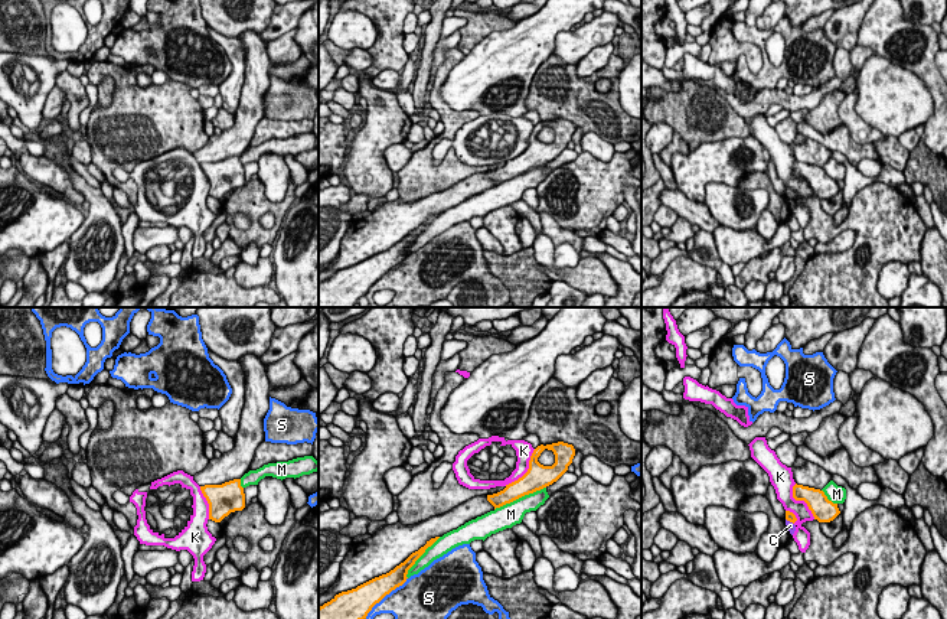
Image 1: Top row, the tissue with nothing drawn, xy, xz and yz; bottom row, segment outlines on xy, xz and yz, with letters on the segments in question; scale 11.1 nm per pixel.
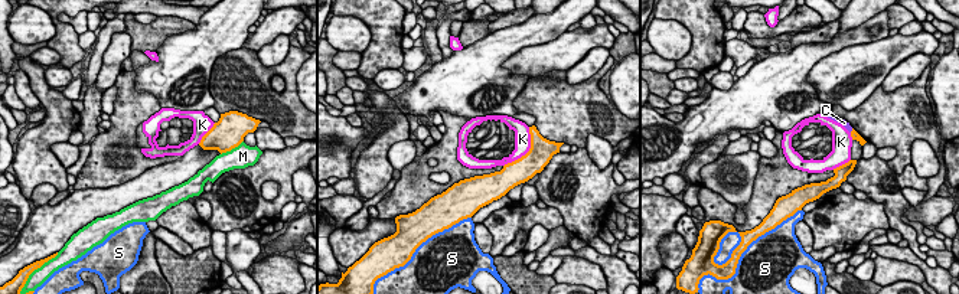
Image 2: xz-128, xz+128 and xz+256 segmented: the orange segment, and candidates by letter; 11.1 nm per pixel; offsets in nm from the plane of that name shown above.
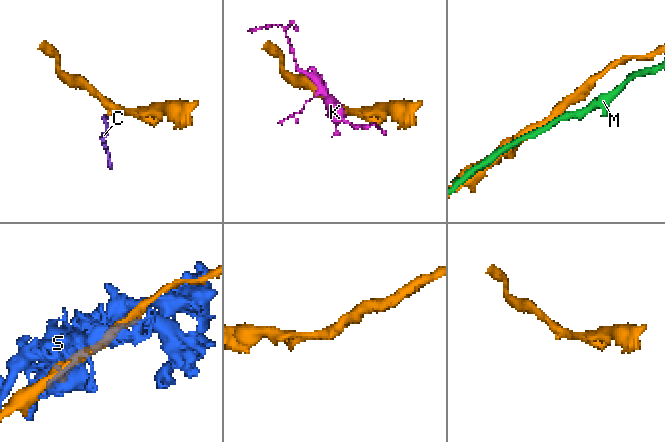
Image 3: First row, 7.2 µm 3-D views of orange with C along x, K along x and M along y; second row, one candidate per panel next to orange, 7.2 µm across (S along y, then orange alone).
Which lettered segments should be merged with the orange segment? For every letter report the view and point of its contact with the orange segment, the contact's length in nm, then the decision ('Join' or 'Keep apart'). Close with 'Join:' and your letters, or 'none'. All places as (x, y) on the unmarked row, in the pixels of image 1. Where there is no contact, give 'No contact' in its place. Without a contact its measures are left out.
C: Touches orange at yz (790, 198). Shared border 120 nm. Keep apart
K: Touches orange at xz (528, 147). Shared border 550 nm. Keep apart
M: Touches orange at xz (519, 173). Shared border 650 nm. Keep apart
S: Touches orange at xz (385, 271). Shared border 650 nm. Keep apart
Join: none

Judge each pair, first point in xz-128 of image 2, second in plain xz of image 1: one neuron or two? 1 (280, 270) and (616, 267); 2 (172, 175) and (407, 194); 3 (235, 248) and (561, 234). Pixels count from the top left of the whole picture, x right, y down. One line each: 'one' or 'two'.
1: two
2: two
3: two

